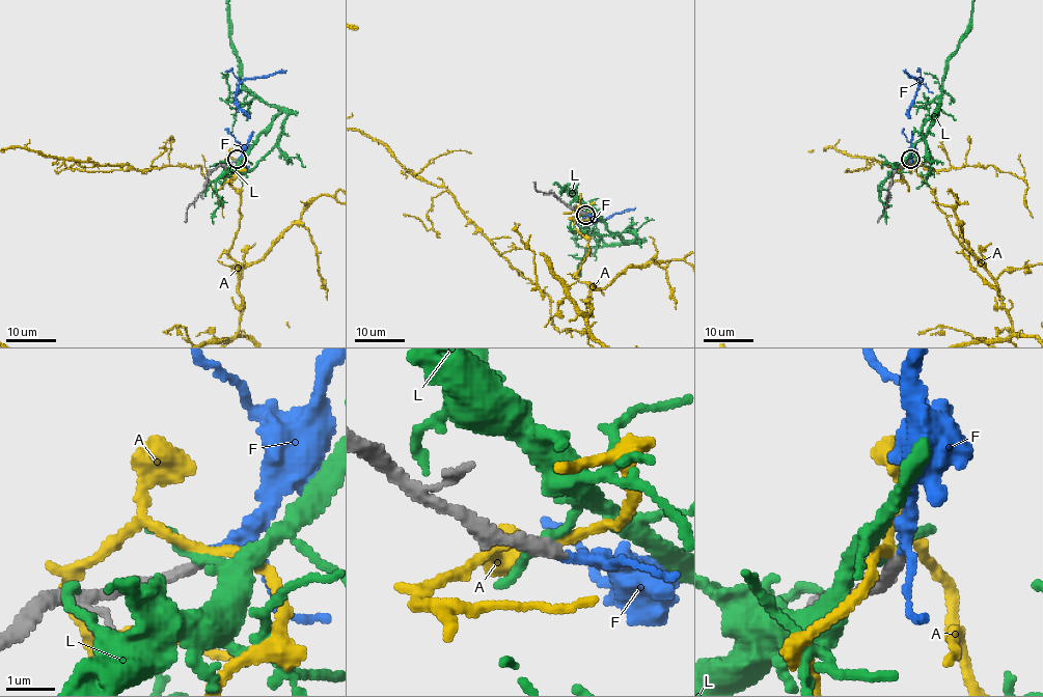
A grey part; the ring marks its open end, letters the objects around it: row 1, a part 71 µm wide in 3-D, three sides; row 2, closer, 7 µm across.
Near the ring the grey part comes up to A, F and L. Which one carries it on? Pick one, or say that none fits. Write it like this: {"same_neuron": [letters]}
{"same_neuron": ["F"]}

